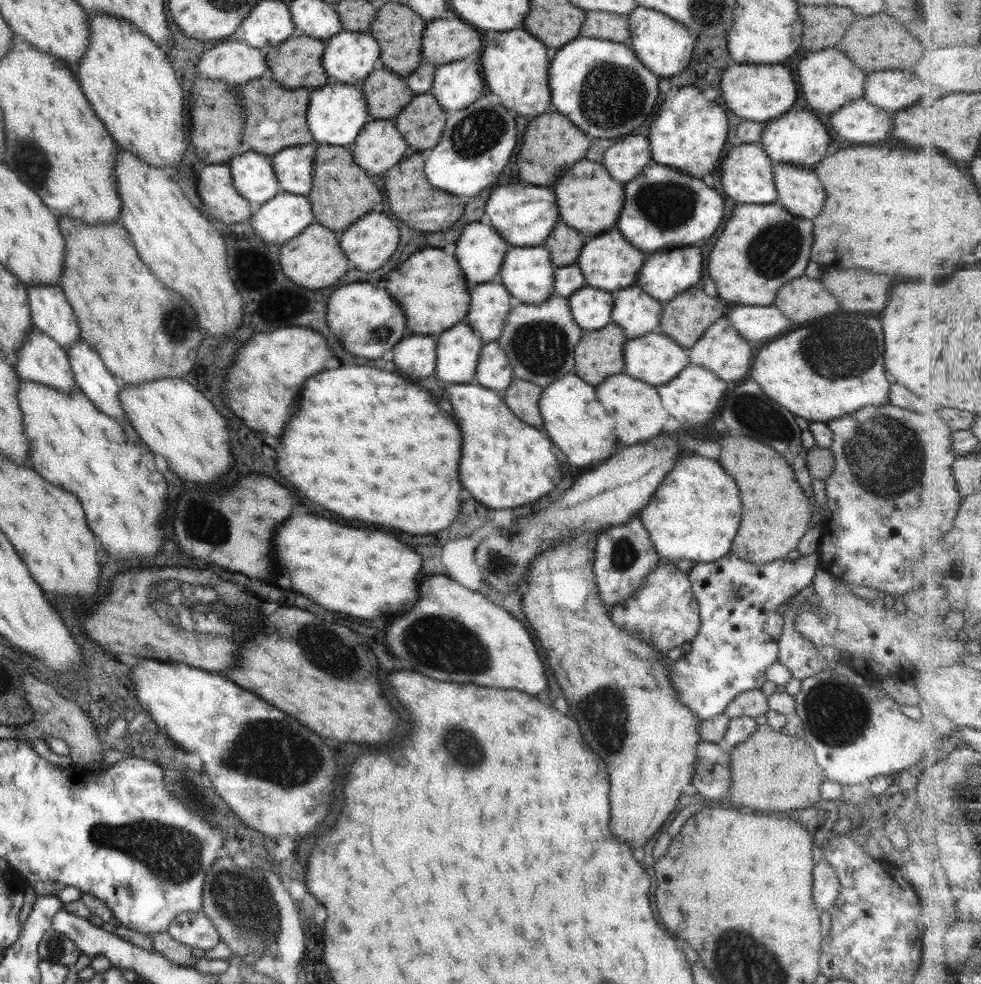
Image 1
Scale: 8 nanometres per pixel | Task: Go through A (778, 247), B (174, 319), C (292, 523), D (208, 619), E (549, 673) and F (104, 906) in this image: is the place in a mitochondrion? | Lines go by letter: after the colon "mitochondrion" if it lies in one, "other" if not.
A: mitochondrion
B: mitochondrion
C: other
D: mitochondrion
E: other
F: other

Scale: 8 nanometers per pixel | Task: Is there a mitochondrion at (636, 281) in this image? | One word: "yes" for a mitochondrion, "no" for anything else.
no

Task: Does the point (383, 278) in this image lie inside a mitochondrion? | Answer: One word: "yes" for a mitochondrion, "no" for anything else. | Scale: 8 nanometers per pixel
no

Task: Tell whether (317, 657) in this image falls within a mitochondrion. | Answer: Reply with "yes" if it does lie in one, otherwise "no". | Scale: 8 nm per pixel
yes

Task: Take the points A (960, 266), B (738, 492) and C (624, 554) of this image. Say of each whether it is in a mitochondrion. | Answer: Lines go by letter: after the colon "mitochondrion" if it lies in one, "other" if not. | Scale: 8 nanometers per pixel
A: other
B: other
C: mitochondrion

